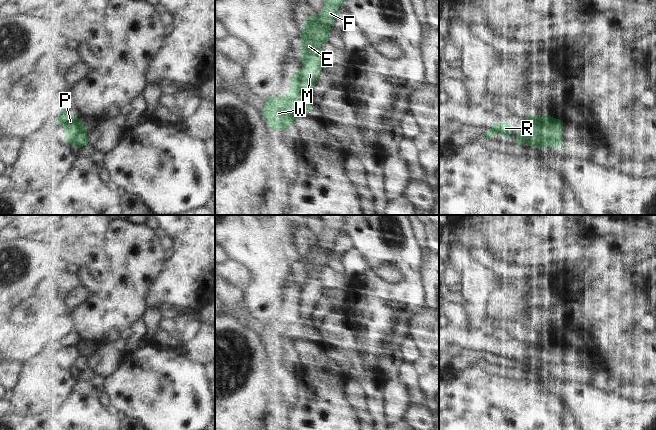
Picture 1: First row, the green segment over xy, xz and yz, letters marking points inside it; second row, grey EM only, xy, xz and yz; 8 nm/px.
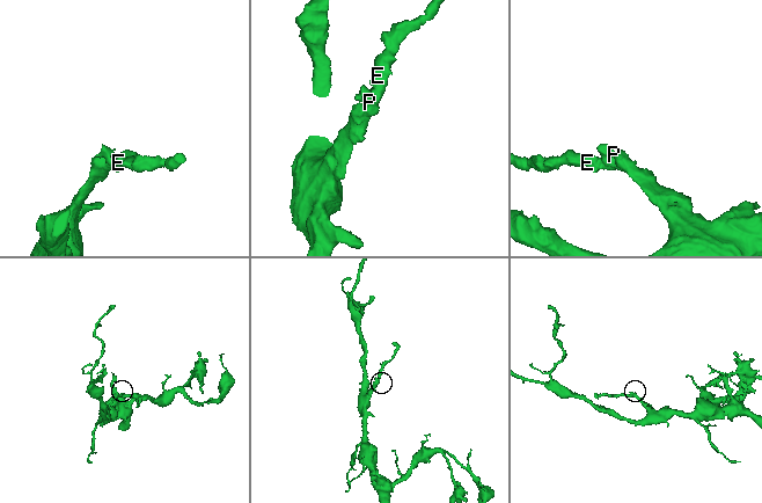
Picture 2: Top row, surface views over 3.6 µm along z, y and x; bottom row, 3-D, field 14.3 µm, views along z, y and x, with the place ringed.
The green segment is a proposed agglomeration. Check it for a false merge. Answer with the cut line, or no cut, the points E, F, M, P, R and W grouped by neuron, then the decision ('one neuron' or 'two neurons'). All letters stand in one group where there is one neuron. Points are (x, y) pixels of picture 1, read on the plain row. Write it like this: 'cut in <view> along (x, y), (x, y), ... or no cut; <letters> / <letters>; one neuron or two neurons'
cut in xz along (297, 295), (296, 300), (300, 304), (300, 316), (308, 323); E F M R / P W; two neurons

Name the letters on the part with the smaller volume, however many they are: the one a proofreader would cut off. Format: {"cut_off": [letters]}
{"cut_off": ["E", "F", "M", "R"]}

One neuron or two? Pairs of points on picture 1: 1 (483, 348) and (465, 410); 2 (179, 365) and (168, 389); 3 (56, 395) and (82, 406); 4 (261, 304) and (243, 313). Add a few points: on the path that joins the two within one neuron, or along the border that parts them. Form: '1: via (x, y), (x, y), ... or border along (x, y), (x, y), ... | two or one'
1: border along (459, 357), (479, 359) | two
2: via (173, 371), (168, 377), (168, 383) | one
3: border along (78, 379), (71, 395), (61, 407), (46, 410) | two
4: border along (242, 296), (248, 312), (263, 324) | two

